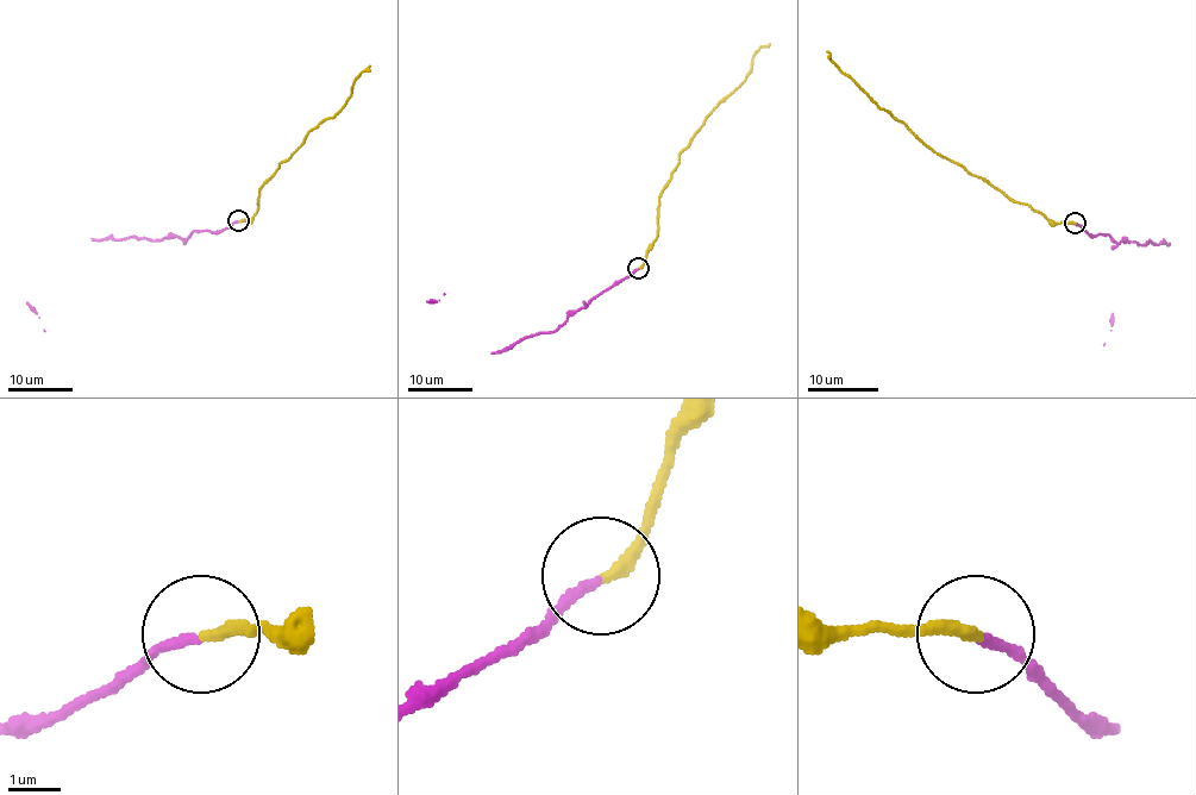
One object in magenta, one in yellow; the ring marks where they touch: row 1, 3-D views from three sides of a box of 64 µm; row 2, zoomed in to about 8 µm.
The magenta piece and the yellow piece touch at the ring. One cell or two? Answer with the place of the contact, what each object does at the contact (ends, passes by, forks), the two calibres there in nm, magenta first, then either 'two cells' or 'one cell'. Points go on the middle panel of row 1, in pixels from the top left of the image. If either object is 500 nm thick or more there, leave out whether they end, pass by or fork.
place (638, 268); magenta ends; yellow ends; calibres 180 and 240 nm; two cells

